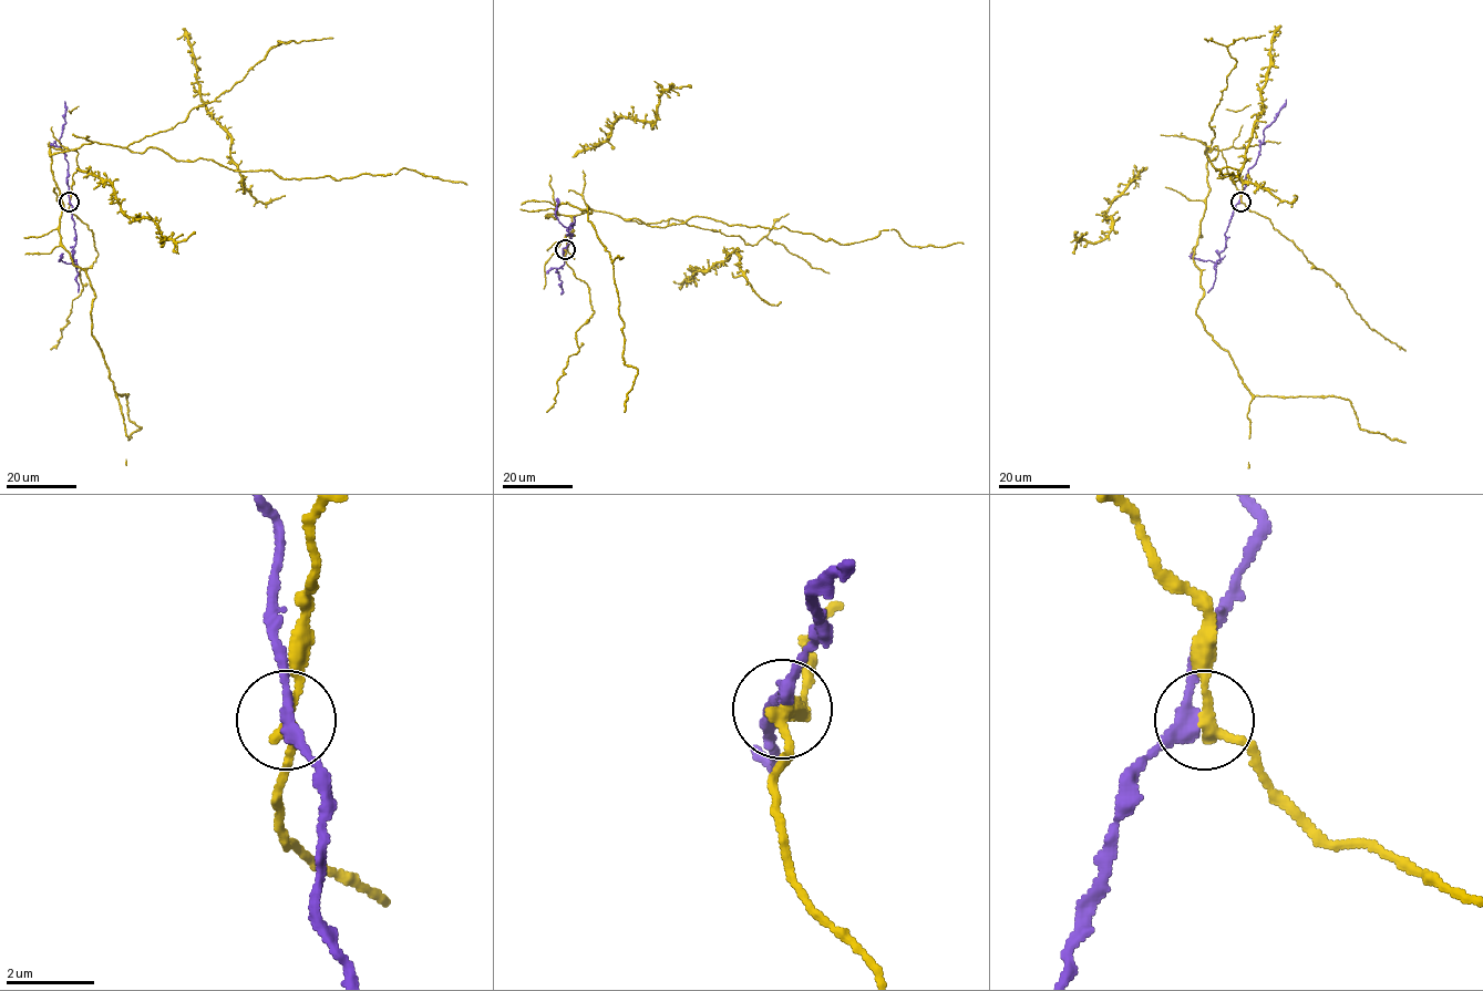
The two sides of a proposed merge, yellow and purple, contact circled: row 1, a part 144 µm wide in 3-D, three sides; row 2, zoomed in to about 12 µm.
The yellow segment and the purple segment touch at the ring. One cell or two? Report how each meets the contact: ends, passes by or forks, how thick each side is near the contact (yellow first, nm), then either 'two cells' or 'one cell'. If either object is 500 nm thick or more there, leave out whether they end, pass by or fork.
yellow passes by; purple passes by; 240 nm thick on the yellow side, 280 nm on the other; two cells

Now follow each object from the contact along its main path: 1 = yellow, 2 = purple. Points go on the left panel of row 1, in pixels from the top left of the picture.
1: (69, 202), (73, 150), (51, 155), (61, 245), (93, 291), (92, 336), (141, 427), (127, 440)
2: (69, 202), (68, 164), (59, 137), (65, 122), (64, 101)

